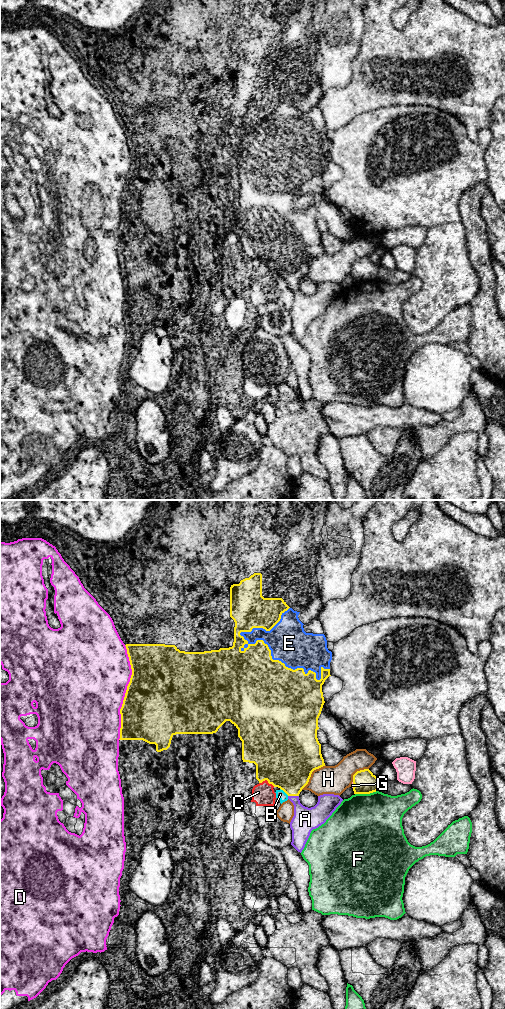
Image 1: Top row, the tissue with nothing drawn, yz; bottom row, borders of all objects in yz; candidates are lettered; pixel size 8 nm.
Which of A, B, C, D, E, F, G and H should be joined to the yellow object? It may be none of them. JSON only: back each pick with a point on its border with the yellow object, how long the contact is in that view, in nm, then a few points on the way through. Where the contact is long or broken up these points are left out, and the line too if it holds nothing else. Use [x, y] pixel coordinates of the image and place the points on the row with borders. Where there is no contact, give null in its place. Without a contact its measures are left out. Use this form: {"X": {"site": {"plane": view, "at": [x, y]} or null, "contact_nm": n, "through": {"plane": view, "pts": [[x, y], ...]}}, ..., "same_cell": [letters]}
{"A": {"site": {"plane": "yz", "at": [293, 795]}, "contact_nm": 90}, "E": {"site": {"plane": "yz", "at": [287, 667]}, "contact_nm": 800}, "G": {"site": {"plane": "yz", "at": [354, 785]}, "contact_nm": 50}, "same_cell": ["A", "E", "G"]}

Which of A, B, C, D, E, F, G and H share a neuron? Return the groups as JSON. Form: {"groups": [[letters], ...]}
{"groups": [["A", "E", "G"], ["B", "C"], ["D"], ["F"], ["H"]]}

